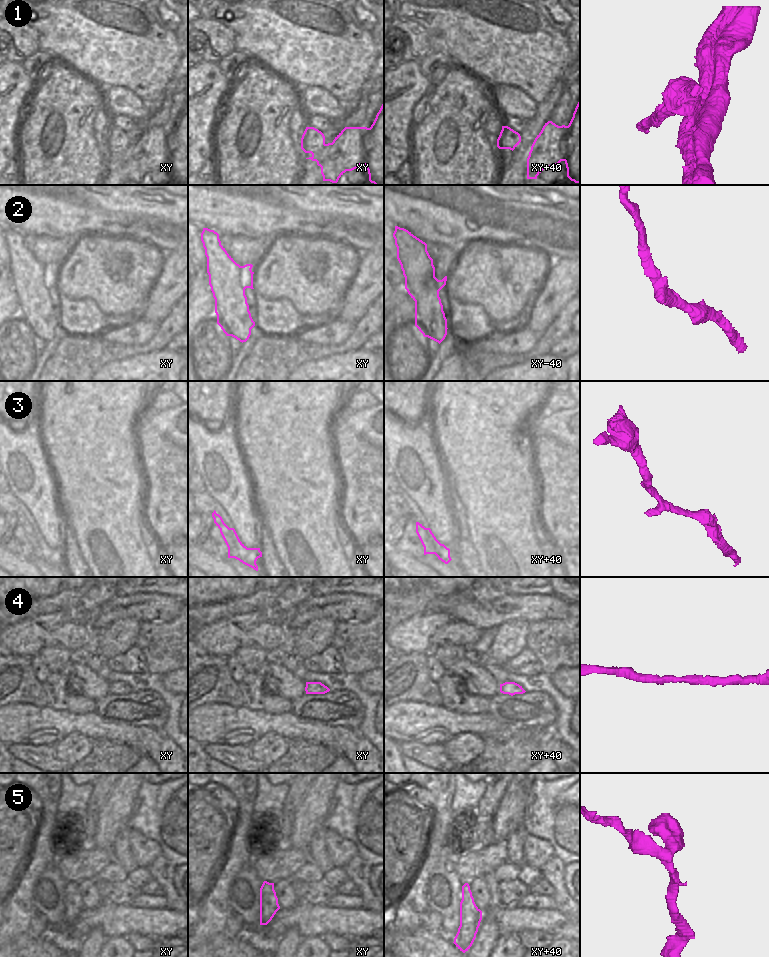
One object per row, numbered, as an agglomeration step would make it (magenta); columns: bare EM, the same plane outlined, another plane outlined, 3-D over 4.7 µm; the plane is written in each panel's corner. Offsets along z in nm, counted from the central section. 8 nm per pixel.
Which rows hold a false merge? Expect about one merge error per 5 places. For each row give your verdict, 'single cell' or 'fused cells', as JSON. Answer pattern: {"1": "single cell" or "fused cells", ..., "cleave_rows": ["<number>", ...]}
{"1": "fused cells", "2": "fused cells", "3": "single cell", "4": "single cell", "5": "single cell", "cleave_rows": ["1", "2"]}

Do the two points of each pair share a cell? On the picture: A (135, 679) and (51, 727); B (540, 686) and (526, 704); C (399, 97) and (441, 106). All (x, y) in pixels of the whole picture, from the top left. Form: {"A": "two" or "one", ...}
{"A": "two", "B": "two", "C": "two"}

